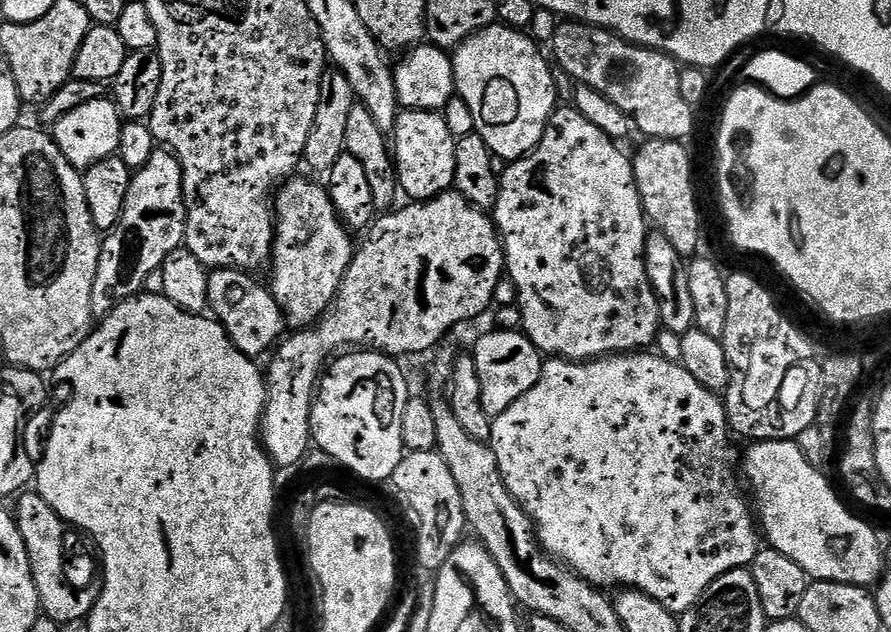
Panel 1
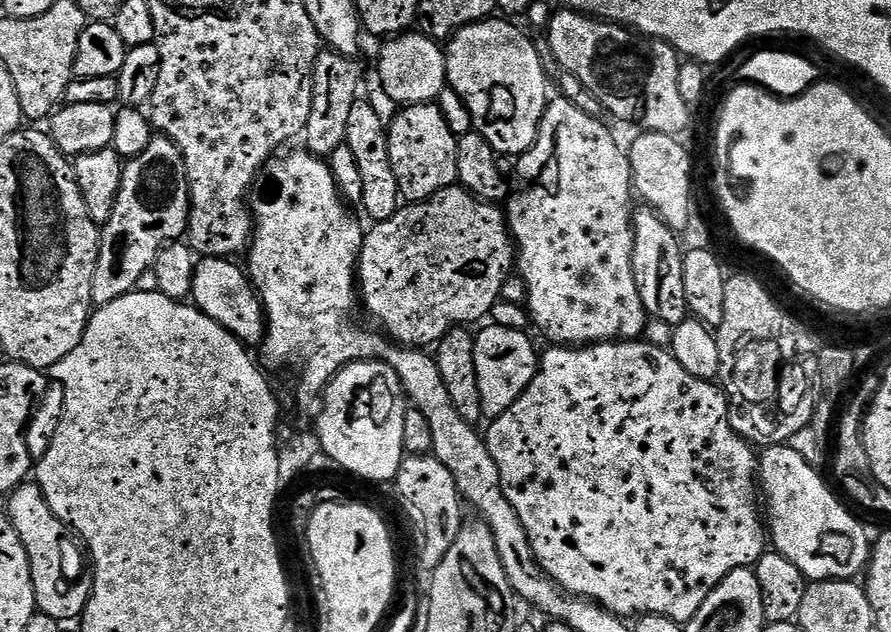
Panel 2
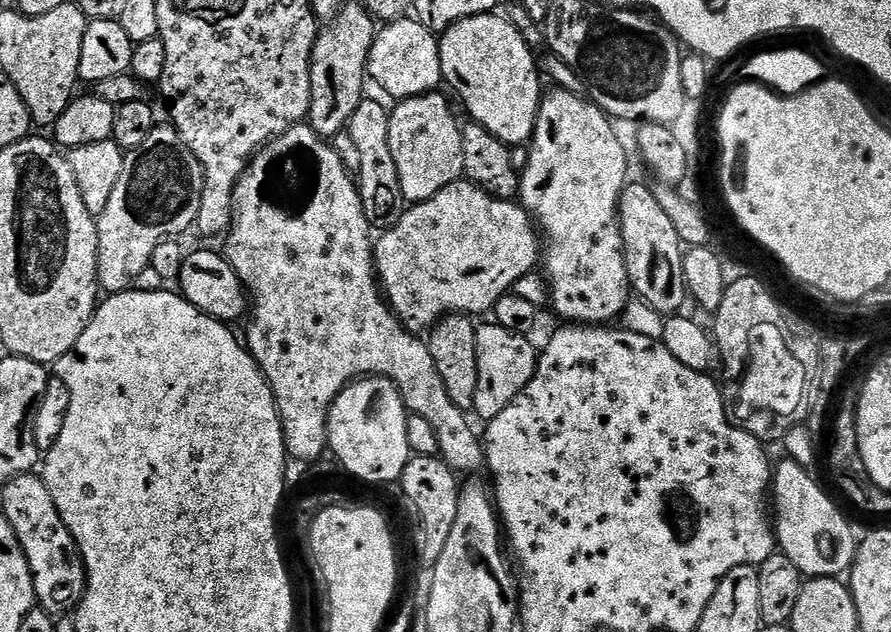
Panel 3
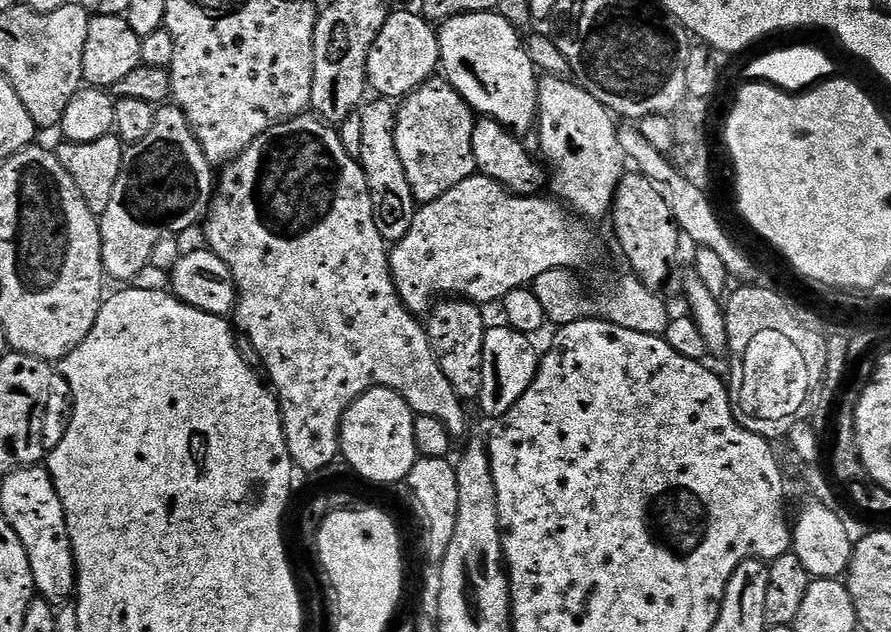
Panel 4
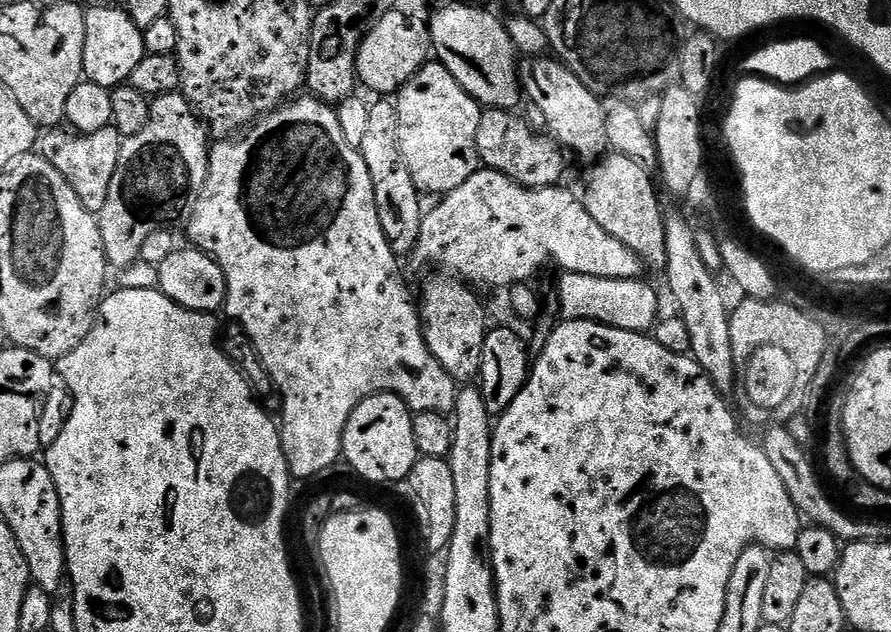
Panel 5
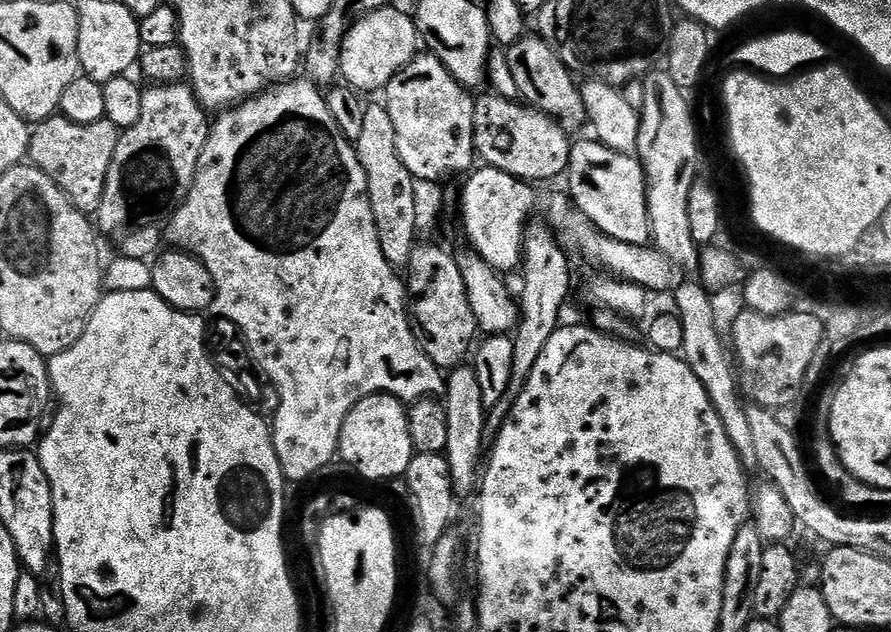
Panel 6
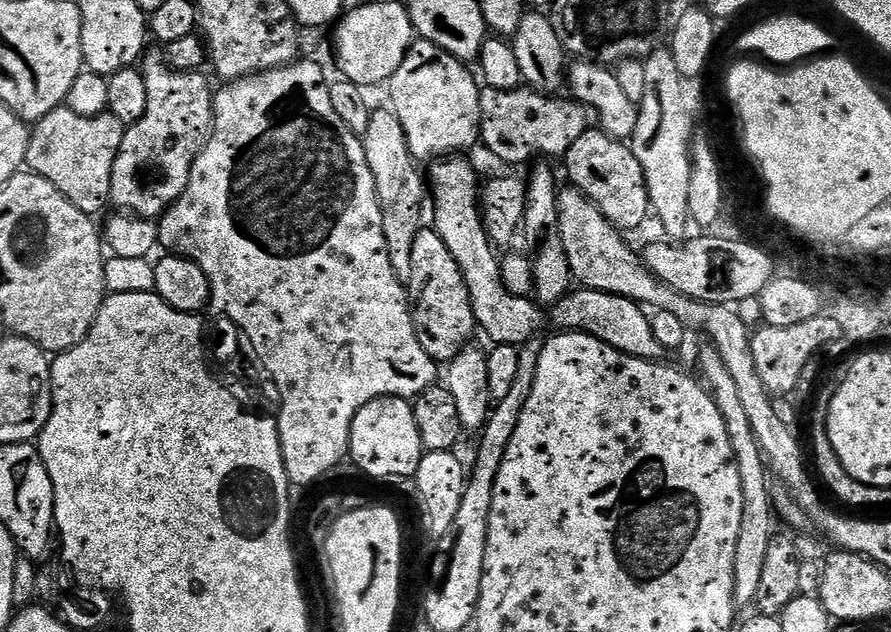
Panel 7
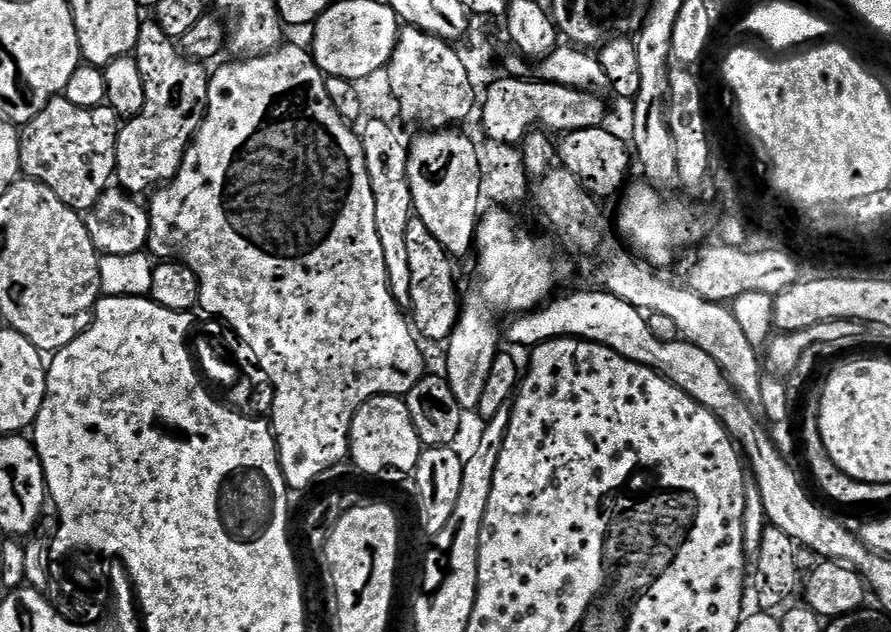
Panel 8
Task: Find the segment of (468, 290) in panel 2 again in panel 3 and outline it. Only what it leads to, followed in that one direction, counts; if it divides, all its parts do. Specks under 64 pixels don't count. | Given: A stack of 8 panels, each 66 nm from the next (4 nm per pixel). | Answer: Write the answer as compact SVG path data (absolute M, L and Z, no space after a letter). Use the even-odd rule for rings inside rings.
M467 178L455 180L450 186L438 190L428 200L423 200L421 204L412 204L404 213L401 220L396 221L393 228L387 229L384 236L375 241L374 255L376 258L376 275L380 282L383 295L386 297L388 305L405 328L413 334L424 334L433 326L440 323L445 316L453 314L473 314L472 312L491 313L496 303L508 293L513 291L515 283L524 275L530 275L537 271L536 263L542 260L542 236L534 223L533 217L519 203L510 200L500 200L492 196L485 188L480 188Z

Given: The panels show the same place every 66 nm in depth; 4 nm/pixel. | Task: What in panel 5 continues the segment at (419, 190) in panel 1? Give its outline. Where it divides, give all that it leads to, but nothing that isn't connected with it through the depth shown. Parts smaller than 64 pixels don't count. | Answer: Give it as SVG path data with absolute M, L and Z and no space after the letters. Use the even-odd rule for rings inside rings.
M426 63L400 87L394 100L400 153L410 170L412 181L425 193L447 194L452 192L458 186L462 186L462 182L466 182L466 178L470 178L482 168L480 151L476 145L476 135L482 115L481 101L465 85L464 89L456 81L456 76L452 72L455 71L447 64Z

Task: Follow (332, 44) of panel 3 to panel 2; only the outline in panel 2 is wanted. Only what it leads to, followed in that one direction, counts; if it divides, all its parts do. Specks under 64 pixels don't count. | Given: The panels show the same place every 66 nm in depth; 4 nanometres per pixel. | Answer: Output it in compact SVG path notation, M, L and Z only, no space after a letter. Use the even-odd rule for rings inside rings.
M331 50L321 51L316 60L312 75L312 109L306 129L306 148L314 156L331 158L338 147L346 144L350 110L354 110L361 95L360 68L356 62L351 56L342 56Z

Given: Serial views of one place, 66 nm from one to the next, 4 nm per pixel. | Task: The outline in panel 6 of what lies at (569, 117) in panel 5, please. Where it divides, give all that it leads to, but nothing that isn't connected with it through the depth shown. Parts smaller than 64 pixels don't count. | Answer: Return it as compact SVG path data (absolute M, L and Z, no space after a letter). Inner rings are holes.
M528 34L524 39L511 45L509 52L512 52L508 56L509 62L512 63L512 76L516 79L517 86L524 91L525 101L531 102L540 111L547 112L549 116L557 118L585 115L584 98L578 87L578 80L576 84L575 78L572 77L573 69L557 49L556 53L546 41Z

